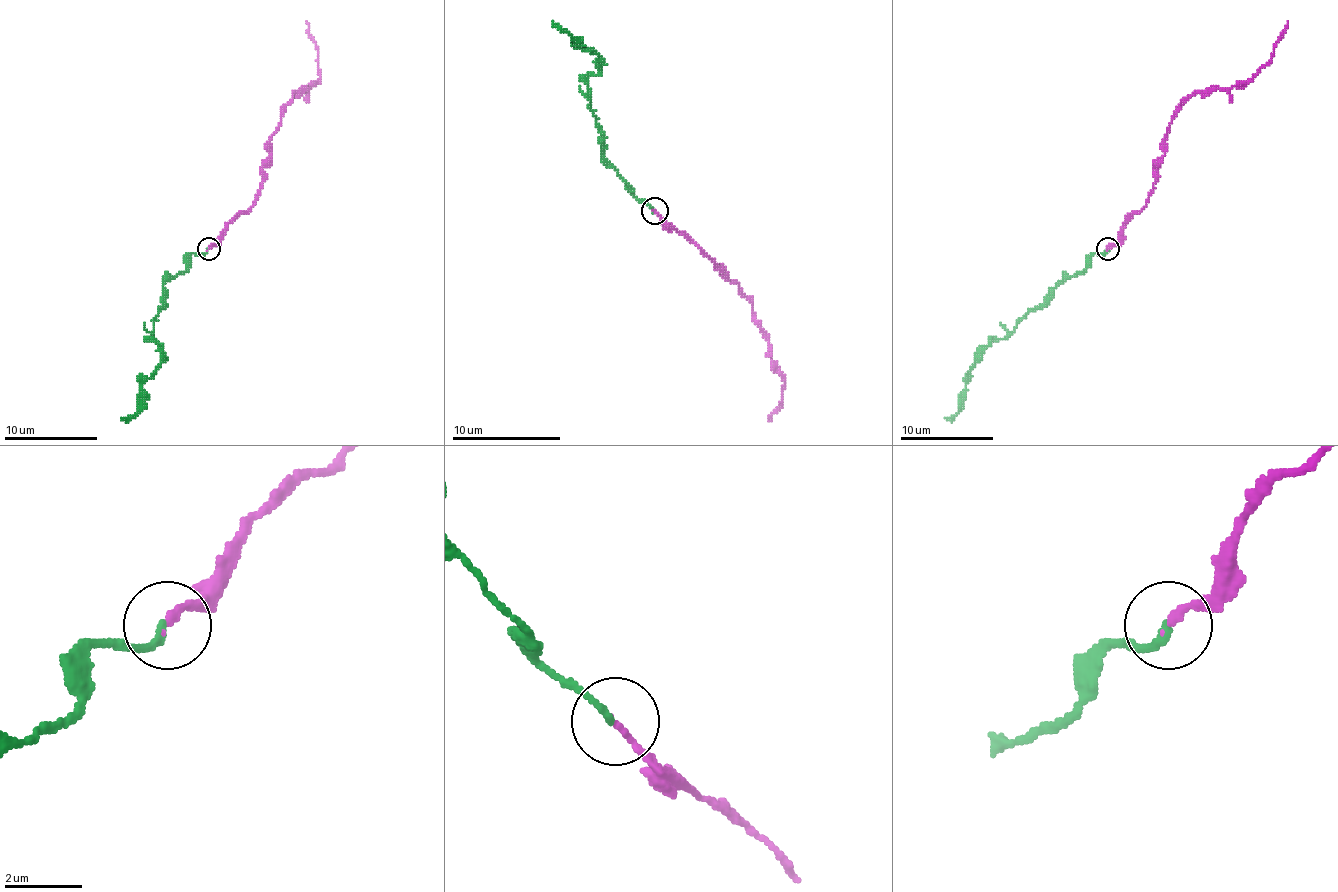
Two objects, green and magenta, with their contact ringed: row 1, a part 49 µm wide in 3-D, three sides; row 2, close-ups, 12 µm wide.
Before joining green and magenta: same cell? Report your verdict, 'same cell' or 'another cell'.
same cell

